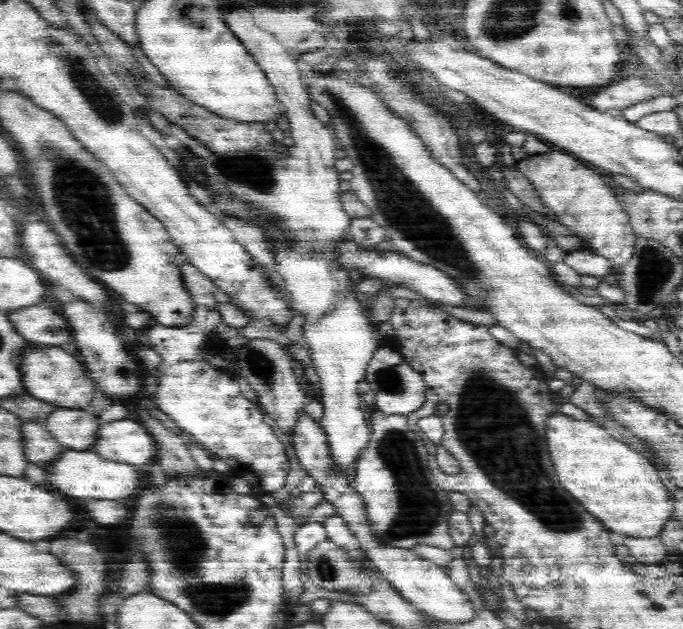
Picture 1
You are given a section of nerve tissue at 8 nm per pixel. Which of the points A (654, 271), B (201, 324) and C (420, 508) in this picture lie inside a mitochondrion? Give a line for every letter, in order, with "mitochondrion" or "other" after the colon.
A: mitochondrion
B: other
C: mitochondrion

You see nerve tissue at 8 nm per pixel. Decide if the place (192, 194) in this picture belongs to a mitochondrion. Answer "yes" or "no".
no

